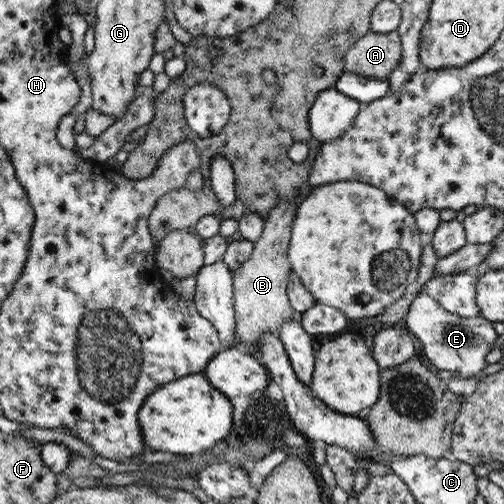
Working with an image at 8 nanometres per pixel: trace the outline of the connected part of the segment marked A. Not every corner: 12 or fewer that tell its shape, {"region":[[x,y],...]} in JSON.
{"region":[[398,31],[369,32],[346,70],[389,80],[403,58]]}

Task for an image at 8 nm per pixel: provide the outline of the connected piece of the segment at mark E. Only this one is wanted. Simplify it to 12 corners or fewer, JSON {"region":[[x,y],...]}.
{"region":[[425,290],[405,326],[439,370],[472,378],[498,334],[447,312]]}

